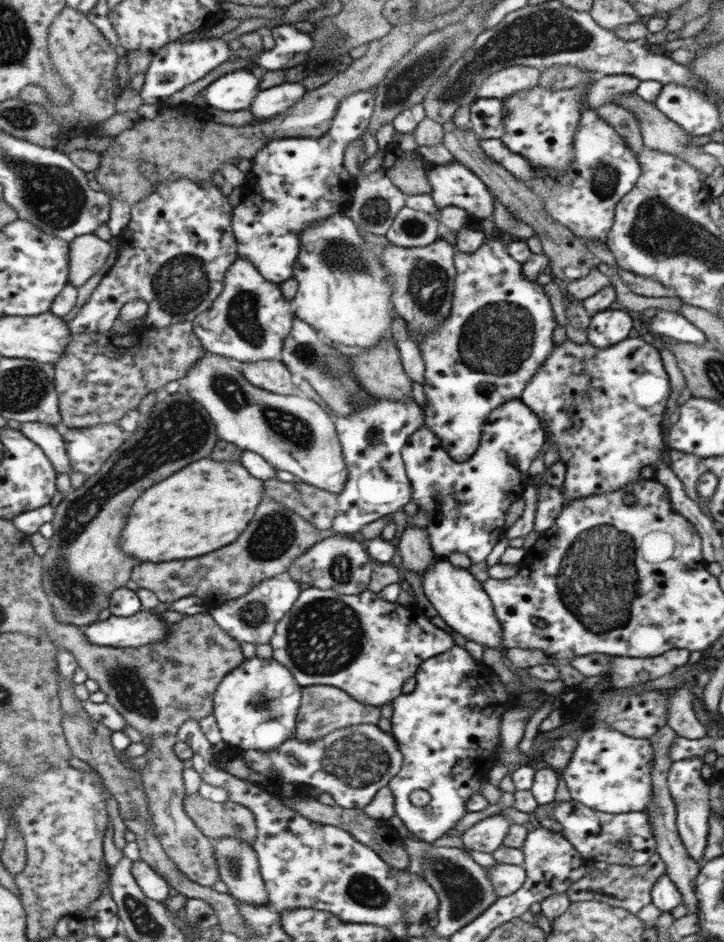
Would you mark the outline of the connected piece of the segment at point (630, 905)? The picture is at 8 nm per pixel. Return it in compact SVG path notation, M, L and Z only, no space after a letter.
M654 853L642 866L608 864L602 860L590 861L586 874L580 880L572 883L566 893L571 902L600 901L636 914L651 903L652 886L660 876L664 876L665 872L665 862L658 853Z

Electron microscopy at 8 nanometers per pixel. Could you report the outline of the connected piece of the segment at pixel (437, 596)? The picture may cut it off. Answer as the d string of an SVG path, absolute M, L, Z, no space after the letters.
M436 557L436 561L421 577L426 598L450 628L483 647L494 647L505 653L501 646L502 626L494 616L492 601L483 589L483 582L478 581L468 569L453 566L444 557Z

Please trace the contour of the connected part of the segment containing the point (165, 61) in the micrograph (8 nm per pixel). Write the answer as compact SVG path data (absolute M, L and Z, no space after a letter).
M221 38L186 42L178 40L156 50L145 72L145 82L139 92L143 104L162 103L174 92L182 90L184 86L204 78L210 70L215 68L218 60L225 58L226 54L226 44Z

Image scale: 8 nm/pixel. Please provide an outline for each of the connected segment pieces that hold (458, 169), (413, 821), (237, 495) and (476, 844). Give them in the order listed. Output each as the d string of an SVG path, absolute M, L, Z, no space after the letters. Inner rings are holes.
M458 161L445 166L428 165L427 180L431 186L430 198L438 210L448 206L462 208L474 221L491 218L494 214L494 198L481 179Z
M455 645L439 656L427 659L419 666L416 676L416 688L410 694L402 694L392 702L391 735L403 754L403 764L392 779L391 789L395 802L395 814L402 820L406 830L416 839L431 843L454 829L457 822L467 813L466 801L479 794L481 783L488 780L488 772L498 760L496 743L501 739L501 717L524 700L530 692L538 691L523 682L522 692L509 695L499 676L482 661L475 661L464 647ZM424 790L430 793L432 800L424 807L417 807L410 801L410 793Z
M198 460L194 466L186 466L174 474L174 478L166 478L166 482L158 482L146 490L146 494L134 506L134 514L130 514L130 526L126 526L126 534L122 534L122 550L140 562L166 562L166 560L184 560L208 554L218 550L230 542L234 542L252 520L254 510L262 500L263 480L248 474L240 464L214 462L214 460Z
M494 813L460 833L460 836L467 851L493 854L504 845L502 840L512 825L512 820L508 821L501 813Z

